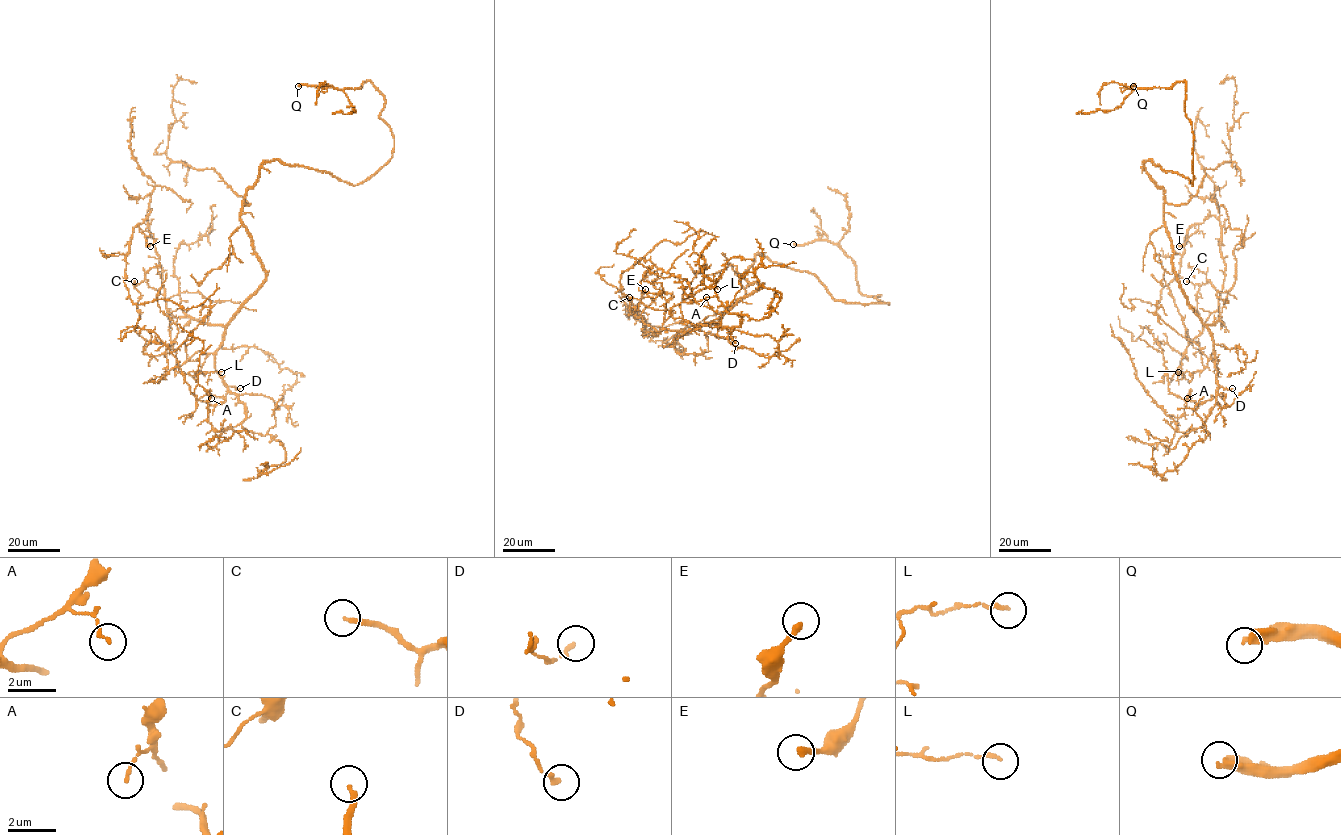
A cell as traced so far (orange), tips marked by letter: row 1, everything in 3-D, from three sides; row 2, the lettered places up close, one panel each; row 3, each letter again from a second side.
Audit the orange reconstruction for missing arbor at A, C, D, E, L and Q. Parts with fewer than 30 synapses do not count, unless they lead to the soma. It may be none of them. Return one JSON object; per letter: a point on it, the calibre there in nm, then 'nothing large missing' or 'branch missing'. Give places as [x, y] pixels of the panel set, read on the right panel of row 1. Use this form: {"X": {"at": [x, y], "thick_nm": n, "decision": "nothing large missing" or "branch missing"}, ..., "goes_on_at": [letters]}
{"A": {"at": [1187, 398], "thick_nm": 140, "decision": "nothing large missing"}, "C": {"at": [1186, 281], "thick_nm": 200, "decision": "branch missing"}, "D": {"at": [1232, 388], "thick_nm": 170, "decision": "nothing large missing"}, "E": {"at": [1179, 246], "thick_nm": 260, "decision": "nothing large missing"}, "L": {"at": [1178, 372], "thick_nm": 150, "decision": "nothing large missing"}, "Q": {"at": [1133, 86], "thick_nm": 340, "decision": "branch missing"}, "goes_on_at": ["C", "Q"]}

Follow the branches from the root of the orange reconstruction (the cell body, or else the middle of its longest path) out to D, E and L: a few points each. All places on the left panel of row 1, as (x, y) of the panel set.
D: (256, 253), (265, 280), (227, 327), (214, 360), (215, 370), (222, 381), (228, 387), (240, 388)
E: (256, 253), (265, 274), (262, 286), (226, 324), (210, 325), (168, 311), (147, 215), (139, 228), (150, 246)
L: (256, 253), (265, 280), (229, 323), (222, 344), (213, 353), (195, 352), (173, 370), (185, 374), (221, 372)

